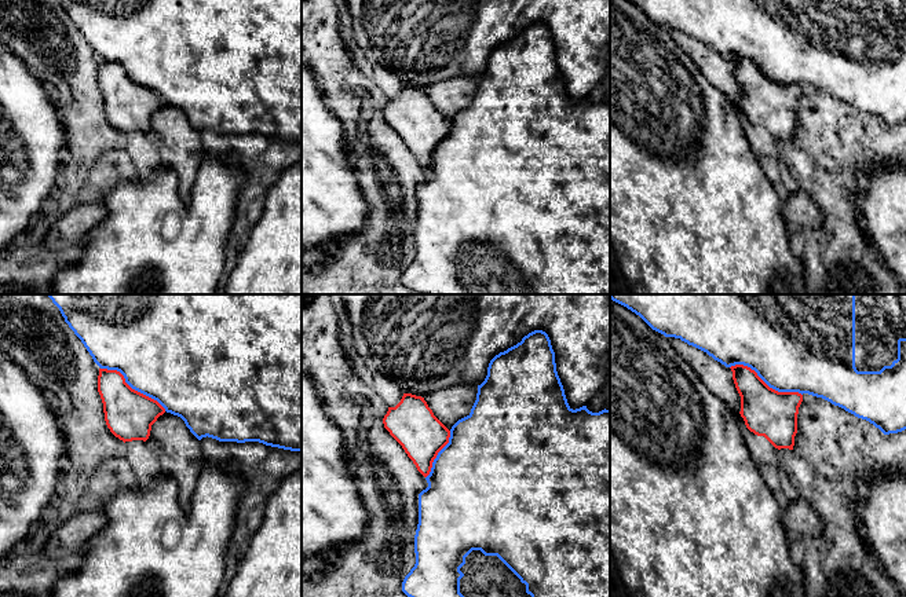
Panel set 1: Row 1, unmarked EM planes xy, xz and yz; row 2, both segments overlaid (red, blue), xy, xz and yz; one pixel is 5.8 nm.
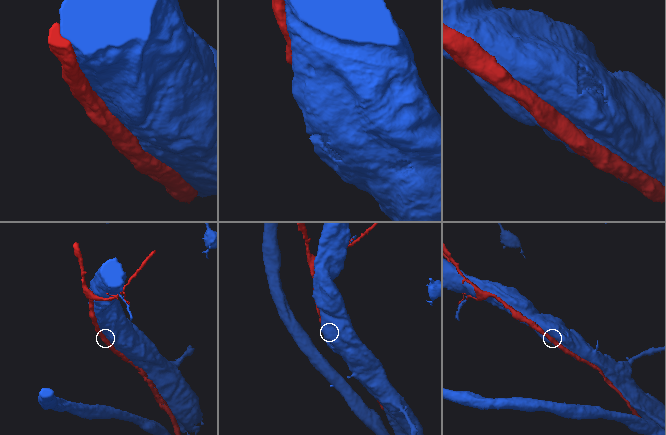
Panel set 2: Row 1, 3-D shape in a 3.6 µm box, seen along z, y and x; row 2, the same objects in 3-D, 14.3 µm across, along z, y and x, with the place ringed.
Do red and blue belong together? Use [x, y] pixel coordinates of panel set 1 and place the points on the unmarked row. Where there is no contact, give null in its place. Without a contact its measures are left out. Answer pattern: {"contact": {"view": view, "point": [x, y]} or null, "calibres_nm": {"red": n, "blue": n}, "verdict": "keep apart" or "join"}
{"contact": {"view": "yz", "point": [764, 74]}, "calibres_nm": {"red": 280, "blue": 500}, "verdict": "keep apart"}

